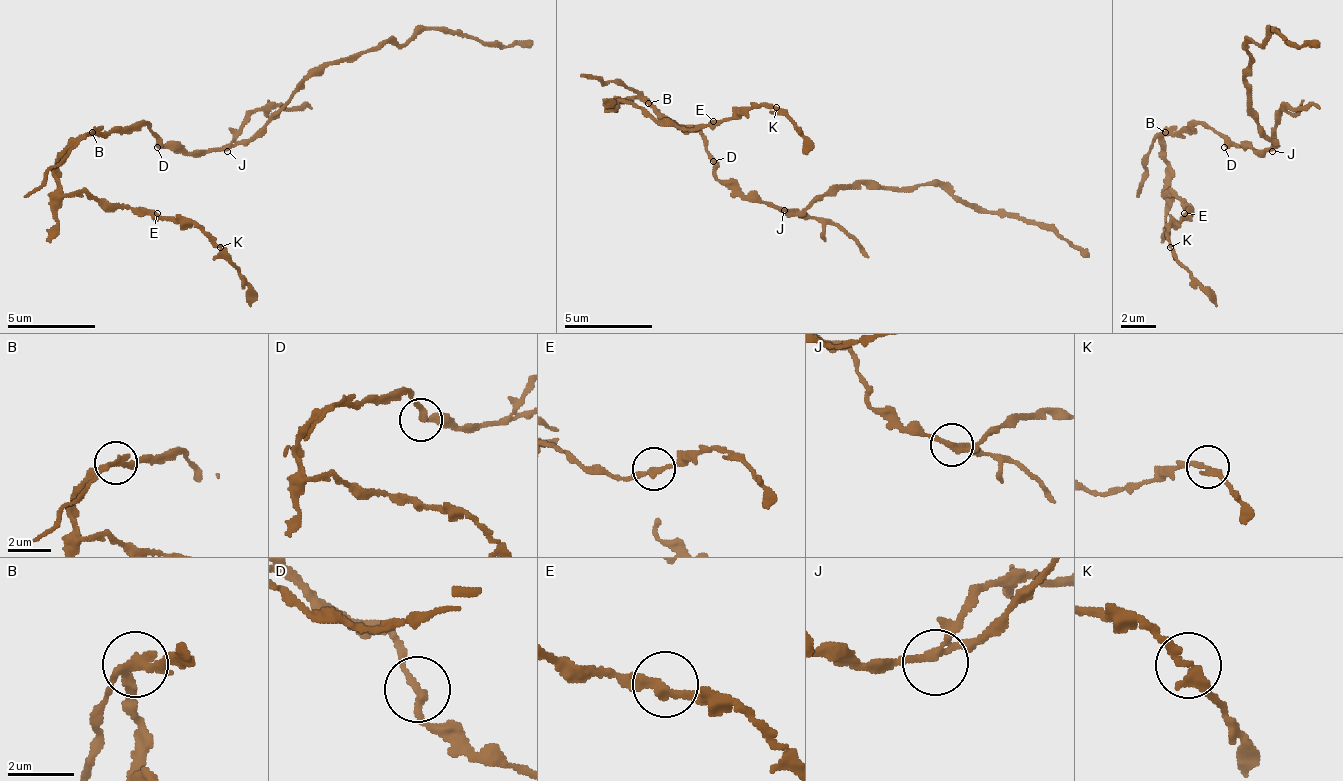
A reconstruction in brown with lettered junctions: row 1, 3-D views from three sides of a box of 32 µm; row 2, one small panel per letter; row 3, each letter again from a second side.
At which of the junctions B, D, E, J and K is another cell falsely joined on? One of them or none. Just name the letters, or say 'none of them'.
B

